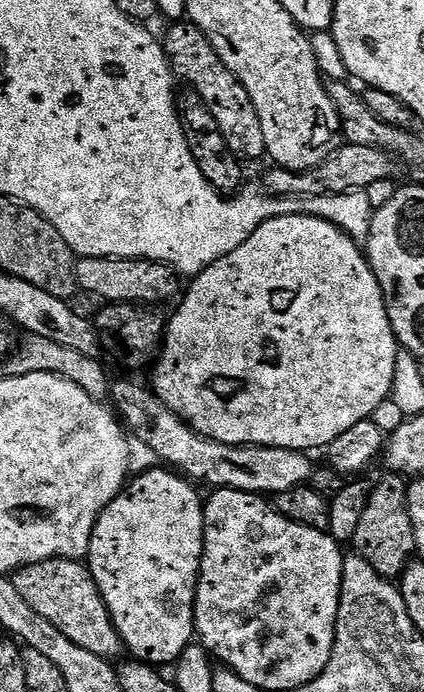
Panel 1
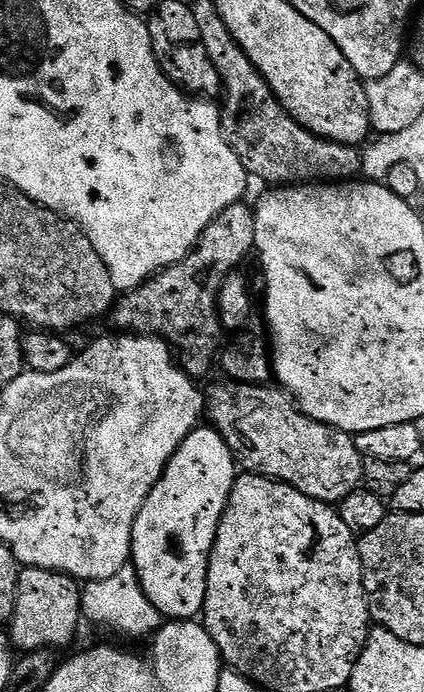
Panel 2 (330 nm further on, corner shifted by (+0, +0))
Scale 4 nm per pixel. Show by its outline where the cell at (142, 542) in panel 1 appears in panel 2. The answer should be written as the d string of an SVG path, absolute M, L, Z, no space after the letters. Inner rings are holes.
M197 426L176 447L176 453L168 460L160 481L150 490L142 510L136 515L132 531L130 564L138 574L138 582L146 598L150 598L150 602L160 612L161 617L175 622L192 620L203 613L208 581L208 559L237 475L238 465L224 439L211 426Z

